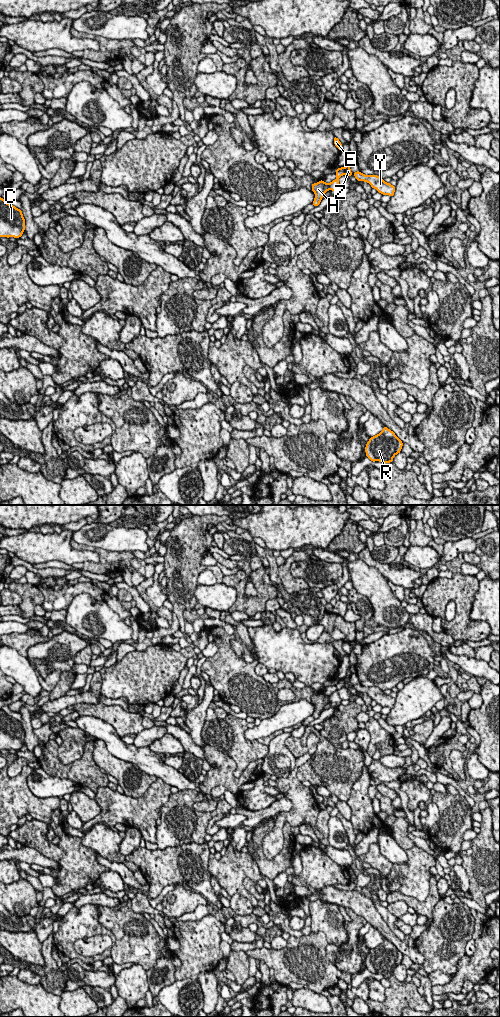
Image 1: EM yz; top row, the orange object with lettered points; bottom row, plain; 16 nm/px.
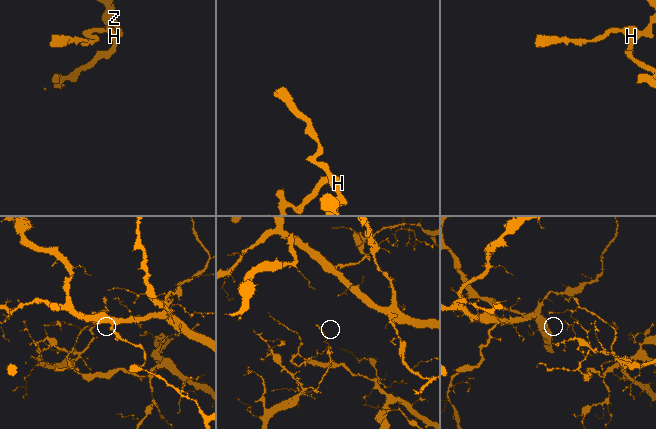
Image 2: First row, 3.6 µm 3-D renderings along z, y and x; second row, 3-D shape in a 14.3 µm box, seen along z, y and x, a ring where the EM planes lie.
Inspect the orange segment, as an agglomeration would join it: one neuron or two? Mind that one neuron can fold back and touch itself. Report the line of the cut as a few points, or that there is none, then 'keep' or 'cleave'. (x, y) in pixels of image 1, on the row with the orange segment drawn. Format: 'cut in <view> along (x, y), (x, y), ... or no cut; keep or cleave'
cut in yz along (327, 184), (329, 189); cleave

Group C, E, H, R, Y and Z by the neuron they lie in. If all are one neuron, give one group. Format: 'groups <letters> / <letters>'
groups C H R / E Y Z

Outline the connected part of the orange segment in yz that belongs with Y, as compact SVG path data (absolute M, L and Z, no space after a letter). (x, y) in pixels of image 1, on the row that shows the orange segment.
M357 171L353 174L357 181L368 182L372 188L375 188L377 192L380 192L382 195L394 195L395 186L390 183L386 183L382 178L377 175L364 175L360 171Z

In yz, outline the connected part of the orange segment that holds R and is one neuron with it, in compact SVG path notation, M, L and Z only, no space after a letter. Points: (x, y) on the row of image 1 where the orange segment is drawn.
M384 426L383 431L370 437L366 444L366 456L372 461L383 464L391 463L396 454L401 452L403 442L393 431Z

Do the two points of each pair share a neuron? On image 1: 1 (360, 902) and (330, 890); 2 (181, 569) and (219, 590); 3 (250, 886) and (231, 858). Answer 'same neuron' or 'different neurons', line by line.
1: same neuron
2: different neurons
3: different neurons

